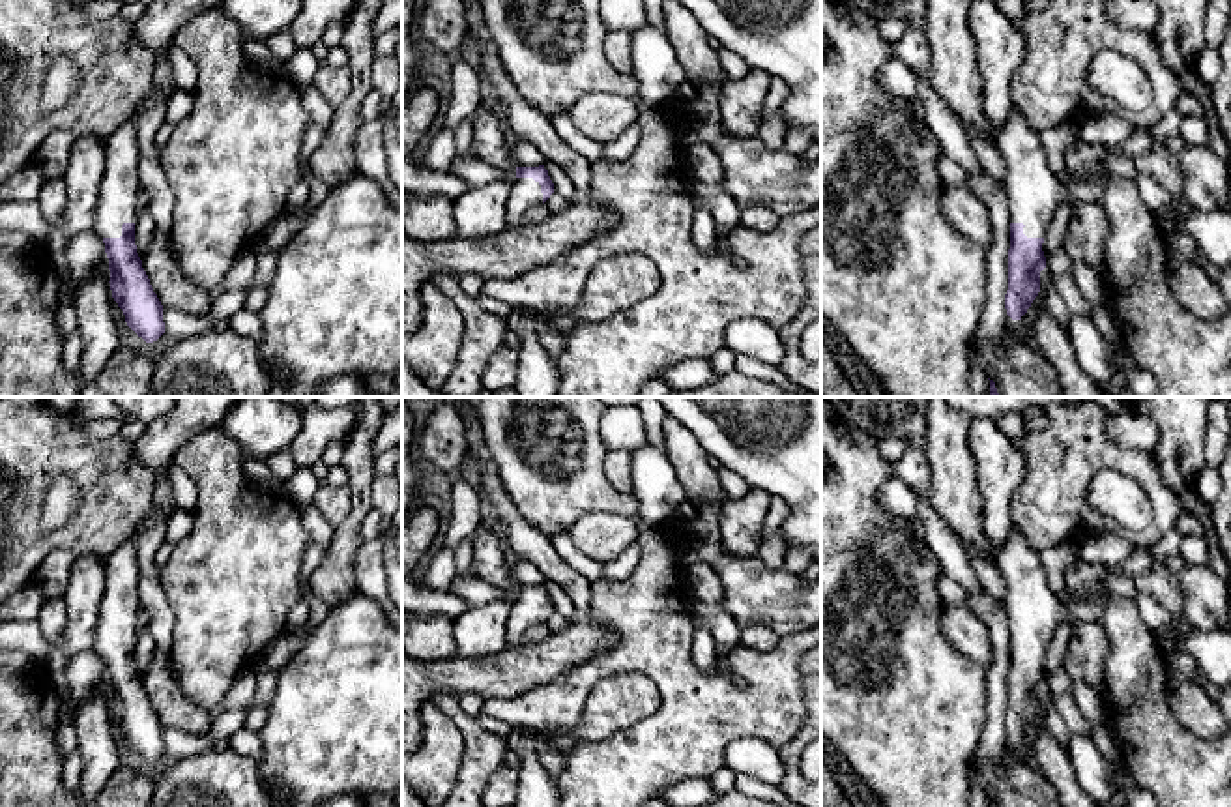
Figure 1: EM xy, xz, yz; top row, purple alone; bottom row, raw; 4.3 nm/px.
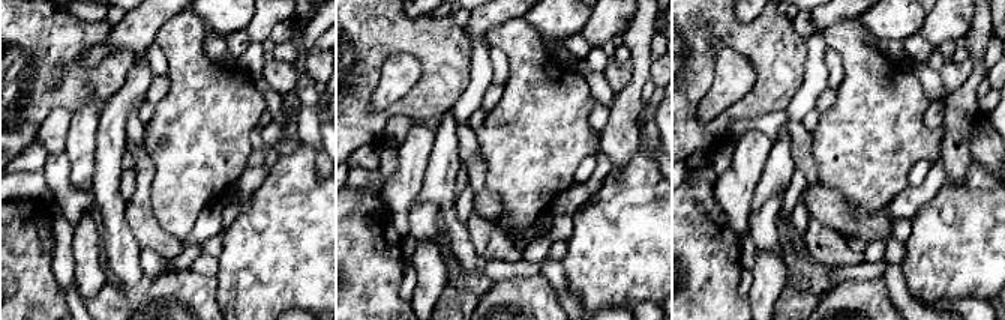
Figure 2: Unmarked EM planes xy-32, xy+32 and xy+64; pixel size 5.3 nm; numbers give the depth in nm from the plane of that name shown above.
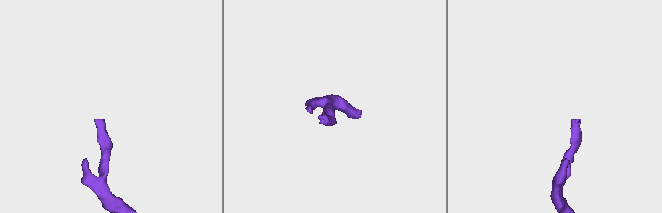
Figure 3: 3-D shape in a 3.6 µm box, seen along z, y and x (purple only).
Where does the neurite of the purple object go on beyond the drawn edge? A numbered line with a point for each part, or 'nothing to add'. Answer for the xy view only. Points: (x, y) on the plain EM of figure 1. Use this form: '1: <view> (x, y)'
1: xy (118, 615)

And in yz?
1: yz (1033, 611)

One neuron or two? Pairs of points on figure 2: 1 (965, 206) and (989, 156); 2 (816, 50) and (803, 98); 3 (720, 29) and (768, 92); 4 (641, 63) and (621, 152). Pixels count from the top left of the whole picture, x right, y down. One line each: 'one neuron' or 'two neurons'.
1: two neurons
2: one neuron
3: one neuron
4: one neuron

